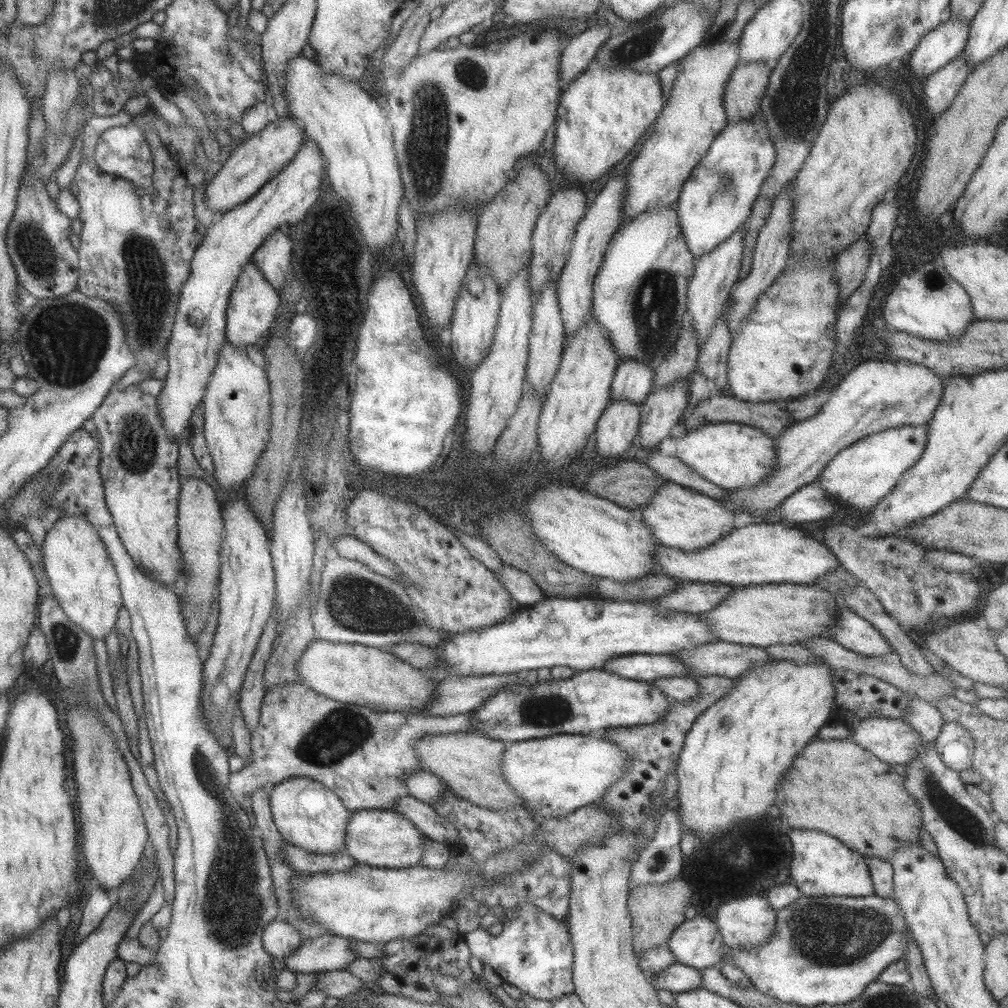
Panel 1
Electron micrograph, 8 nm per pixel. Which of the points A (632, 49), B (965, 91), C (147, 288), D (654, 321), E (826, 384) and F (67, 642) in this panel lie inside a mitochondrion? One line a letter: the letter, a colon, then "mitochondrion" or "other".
A: mitochondrion
B: other
C: mitochondrion
D: mitochondrion
E: other
F: mitochondrion

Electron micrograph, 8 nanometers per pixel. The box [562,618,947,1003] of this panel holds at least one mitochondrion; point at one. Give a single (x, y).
(823, 935)

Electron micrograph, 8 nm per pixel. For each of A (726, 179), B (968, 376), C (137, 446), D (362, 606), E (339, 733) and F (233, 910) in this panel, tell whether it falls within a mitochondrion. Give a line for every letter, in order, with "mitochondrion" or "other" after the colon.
A: mitochondrion
B: other
C: mitochondrion
D: mitochondrion
E: mitochondrion
F: mitochondrion

